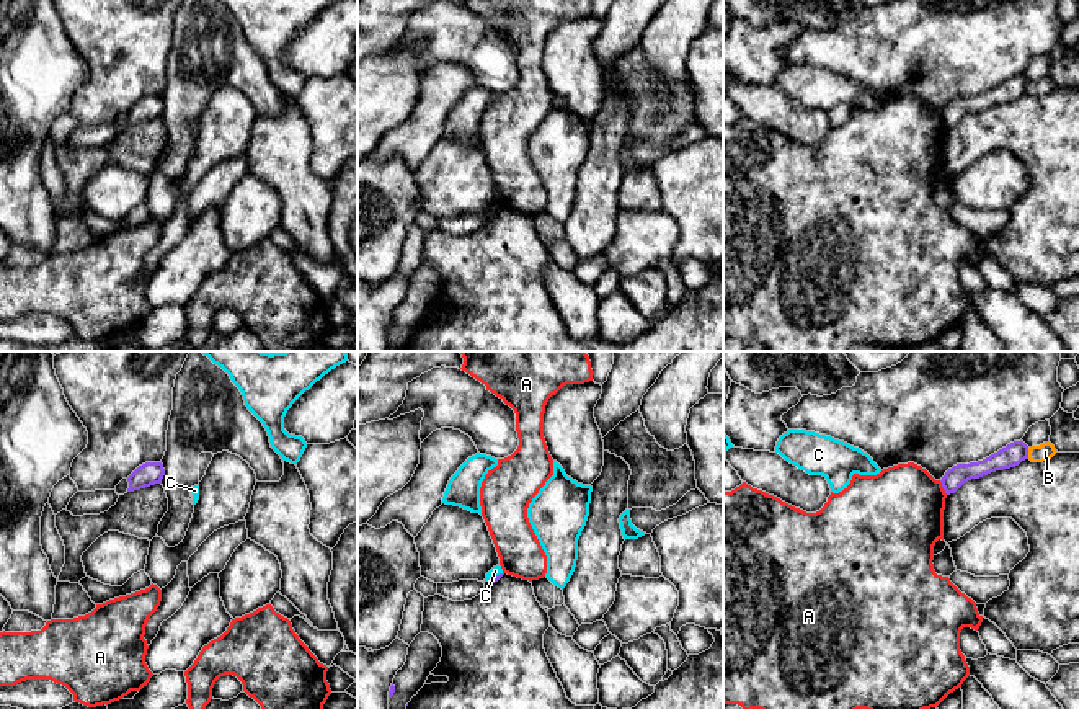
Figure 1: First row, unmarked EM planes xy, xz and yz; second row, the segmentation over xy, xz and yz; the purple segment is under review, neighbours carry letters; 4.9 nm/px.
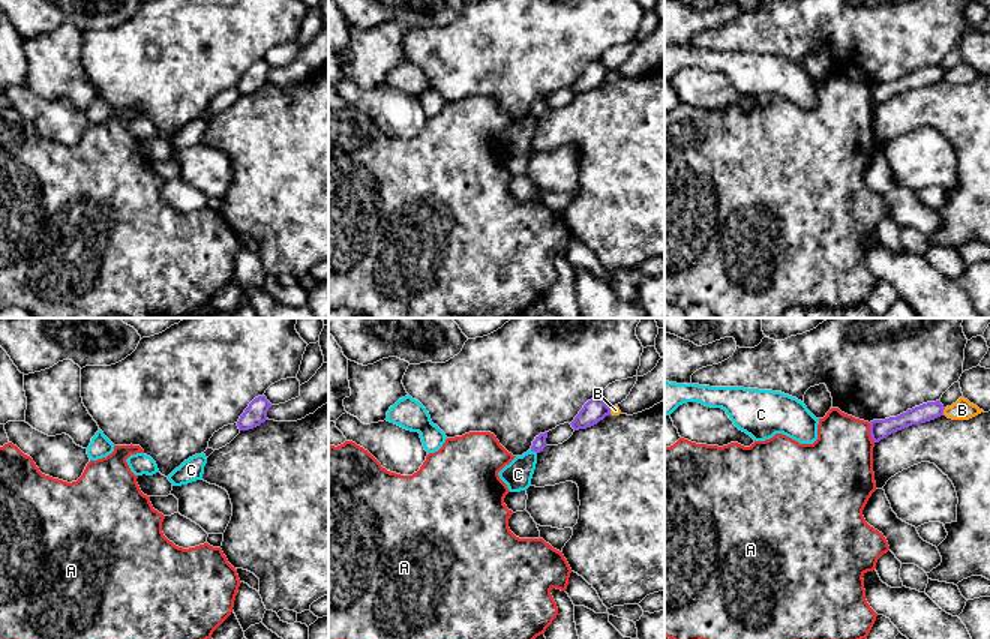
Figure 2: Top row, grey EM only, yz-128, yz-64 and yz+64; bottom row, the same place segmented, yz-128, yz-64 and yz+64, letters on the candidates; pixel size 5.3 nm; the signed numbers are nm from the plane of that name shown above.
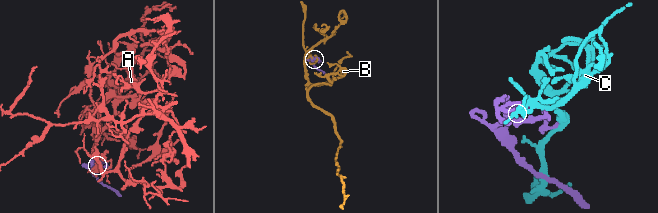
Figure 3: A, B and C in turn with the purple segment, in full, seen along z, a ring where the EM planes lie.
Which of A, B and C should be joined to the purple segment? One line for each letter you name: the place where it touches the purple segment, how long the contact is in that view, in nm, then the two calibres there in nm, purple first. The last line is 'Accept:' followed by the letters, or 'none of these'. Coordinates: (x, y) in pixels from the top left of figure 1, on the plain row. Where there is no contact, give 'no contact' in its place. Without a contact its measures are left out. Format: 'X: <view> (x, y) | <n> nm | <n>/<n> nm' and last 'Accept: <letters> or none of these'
Accept: none of these

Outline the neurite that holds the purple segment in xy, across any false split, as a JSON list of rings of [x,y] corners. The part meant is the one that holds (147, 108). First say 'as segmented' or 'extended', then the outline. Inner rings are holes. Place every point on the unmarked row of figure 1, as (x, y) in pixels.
as segmented | [[[145,96],[139,100],[129,111],[127,126],[140,124],[155,118],[162,118],[165,103],[162,96]]]

